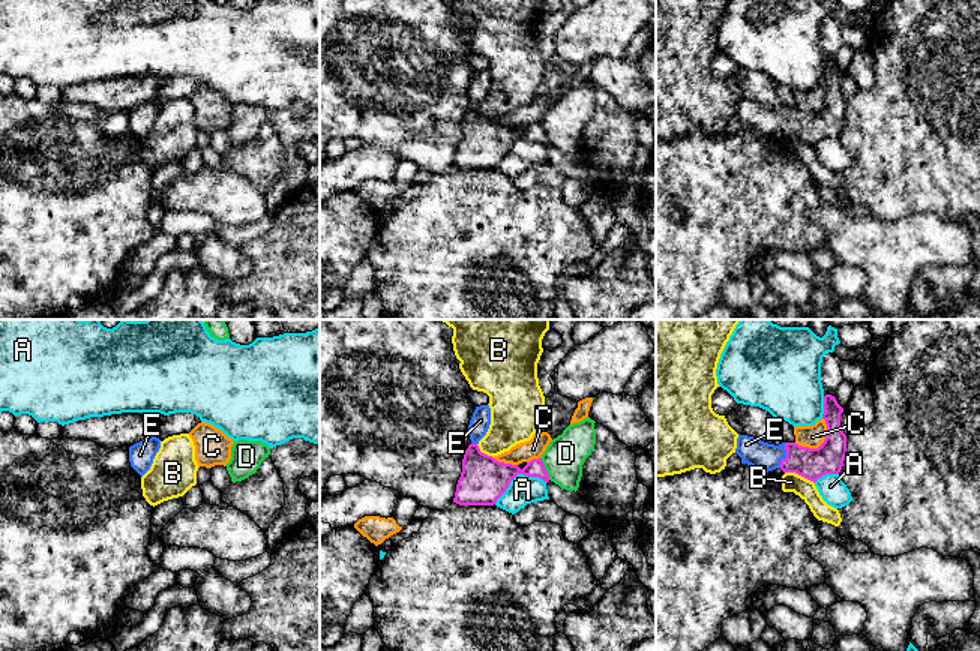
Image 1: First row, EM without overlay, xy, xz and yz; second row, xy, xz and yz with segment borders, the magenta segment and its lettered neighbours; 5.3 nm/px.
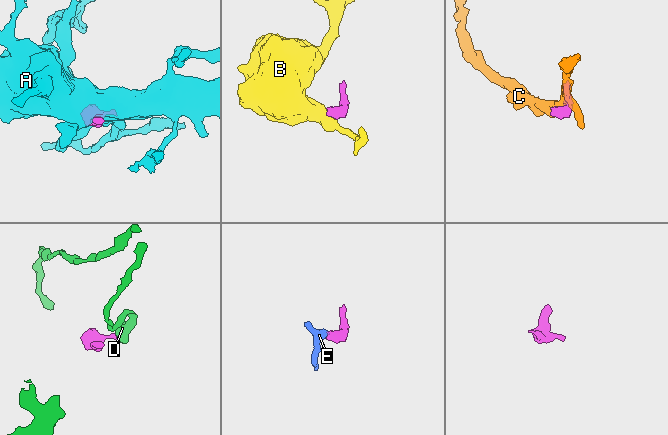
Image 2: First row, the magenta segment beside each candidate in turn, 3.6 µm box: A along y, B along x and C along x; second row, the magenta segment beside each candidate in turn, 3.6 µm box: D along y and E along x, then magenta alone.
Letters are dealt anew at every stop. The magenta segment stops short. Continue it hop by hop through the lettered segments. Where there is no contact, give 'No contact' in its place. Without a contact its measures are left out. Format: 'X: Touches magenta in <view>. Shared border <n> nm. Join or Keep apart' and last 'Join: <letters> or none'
A: Touches magenta in xz. Shared border 300 nm. Keep apart
B: Touches magenta in yz. Shared border 170 nm. Keep apart
C: Touches magenta in yz. Shared border 220 nm. Keep apart
D: Touches magenta in xz. Shared border 130 nm. Keep apart
E: Touches magenta in yz. Shared border 140 nm. Join
Join: E

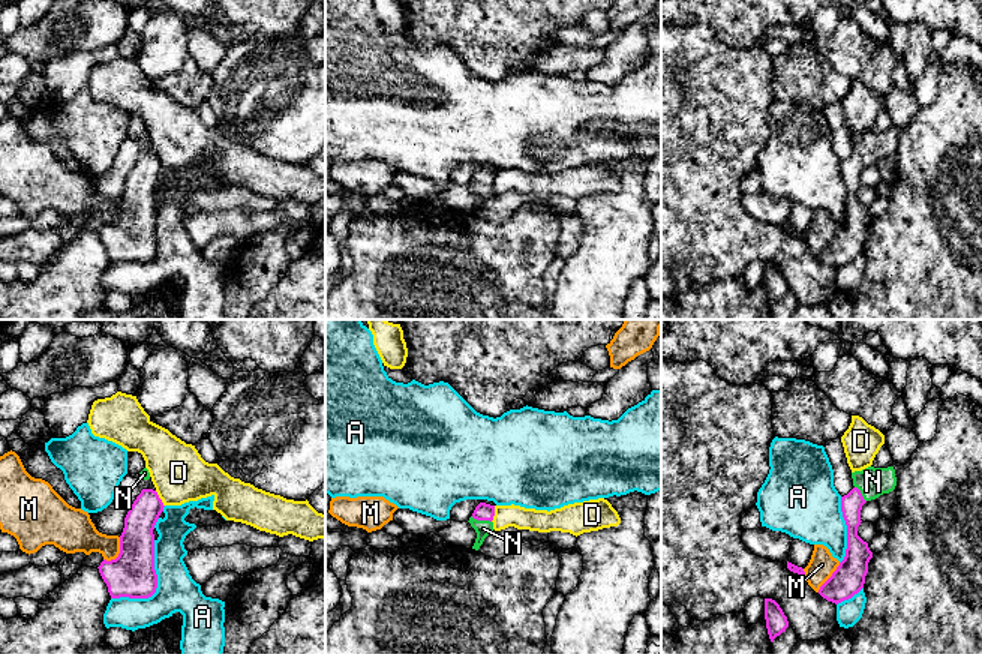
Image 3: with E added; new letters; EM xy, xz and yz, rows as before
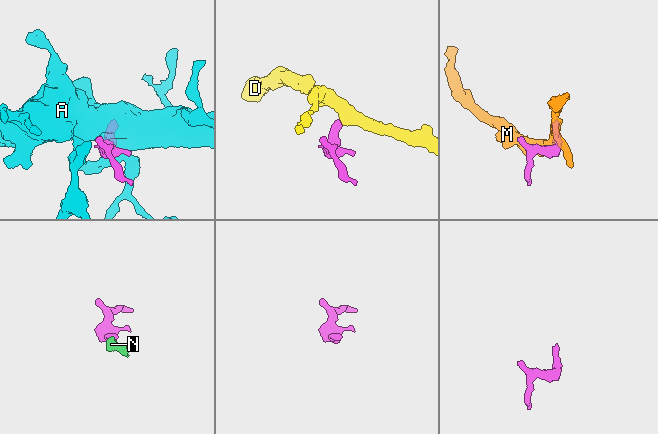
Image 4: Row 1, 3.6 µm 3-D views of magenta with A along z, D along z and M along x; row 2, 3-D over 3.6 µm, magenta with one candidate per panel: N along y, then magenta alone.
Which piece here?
A: Touches magenta in xy. Shared border 400 nm. Keep apart
D: Touches magenta in xz. Shared border 90 nm. Keep apart
M: Touches magenta in xy. Shared border 160 nm. Keep apart
N: Touches magenta in xz. Shared border 120 nm. Join
Join: N

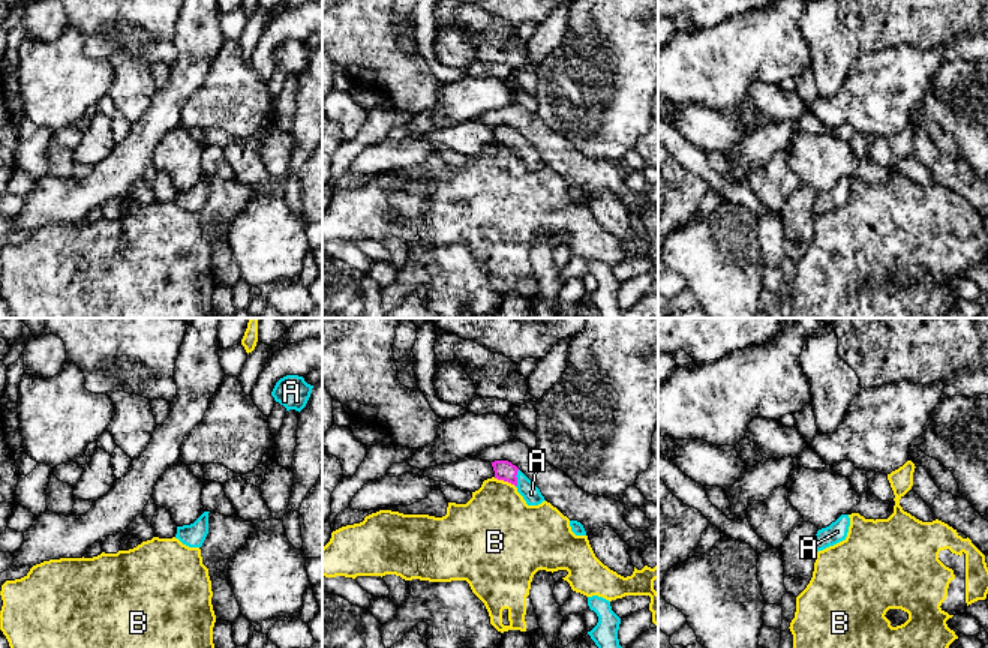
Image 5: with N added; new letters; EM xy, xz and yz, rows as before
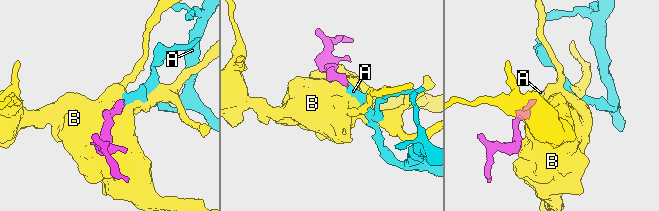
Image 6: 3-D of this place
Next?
A: Touches magenta in xz. Shared border 100 nm. Join
B: Touches magenta in xz. Shared border 130 nm. Keep apart
Join: A

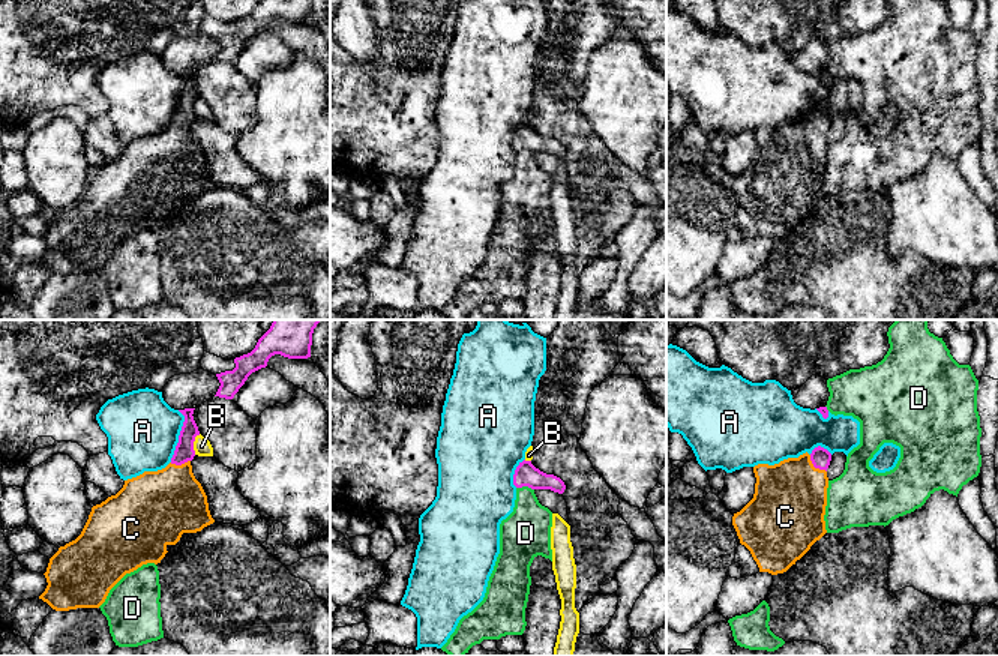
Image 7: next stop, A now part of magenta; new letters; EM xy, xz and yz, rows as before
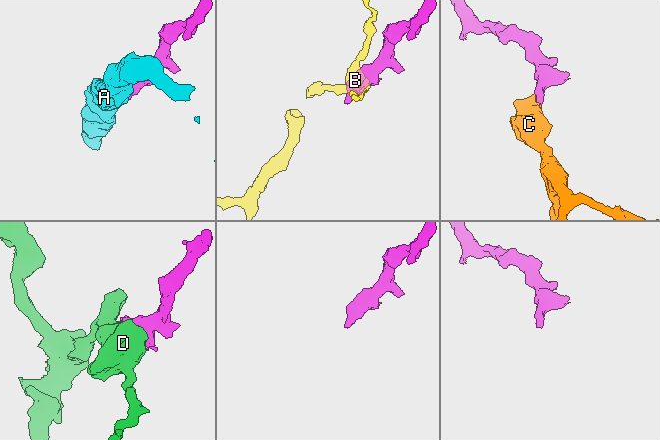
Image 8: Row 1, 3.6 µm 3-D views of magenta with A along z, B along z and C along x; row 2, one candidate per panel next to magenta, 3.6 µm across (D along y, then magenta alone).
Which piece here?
A: Touches magenta in xy. Shared border 280 nm. Keep apart
B: Touches magenta in xy. Shared border 120 nm. Keep apart
C: Touches magenta in yz. Shared border 130 nm. Join
D: Touches magenta in xz. Shared border 100 nm. Keep apart
Join: C

